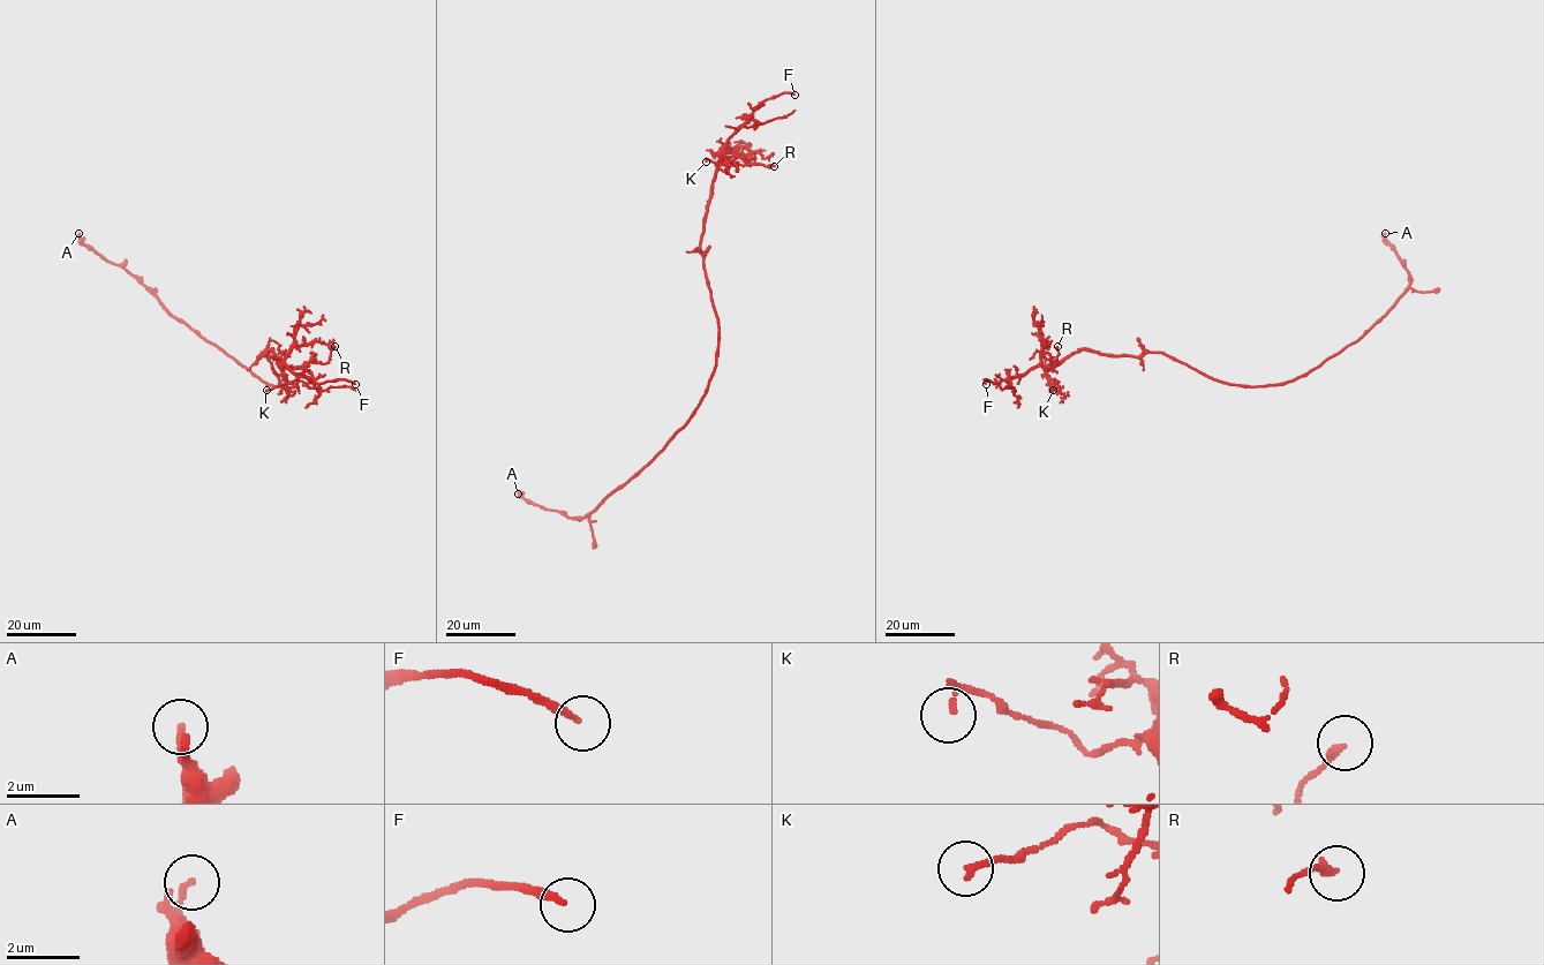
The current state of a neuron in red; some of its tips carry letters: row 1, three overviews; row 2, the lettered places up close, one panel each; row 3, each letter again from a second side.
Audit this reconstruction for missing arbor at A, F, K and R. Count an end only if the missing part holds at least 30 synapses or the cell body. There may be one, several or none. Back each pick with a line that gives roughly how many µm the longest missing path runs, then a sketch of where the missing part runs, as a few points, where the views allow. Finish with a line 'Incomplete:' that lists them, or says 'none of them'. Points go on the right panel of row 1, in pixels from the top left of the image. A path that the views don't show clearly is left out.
F: about 30 µm are missing
Incomplete: F

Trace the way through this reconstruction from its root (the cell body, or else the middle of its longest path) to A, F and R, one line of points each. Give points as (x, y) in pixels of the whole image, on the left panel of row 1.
A: (276, 386), (263, 382), (177, 319), (136, 278), (89, 249), (78, 233)
F: (276, 386), (279, 378), (266, 354), (261, 356), (270, 349), (281, 369), (285, 364), (317, 383), (355, 384)
R: (276, 386), (279, 378), (264, 353), (271, 349), (283, 367), (306, 367), (325, 363), (334, 346)

